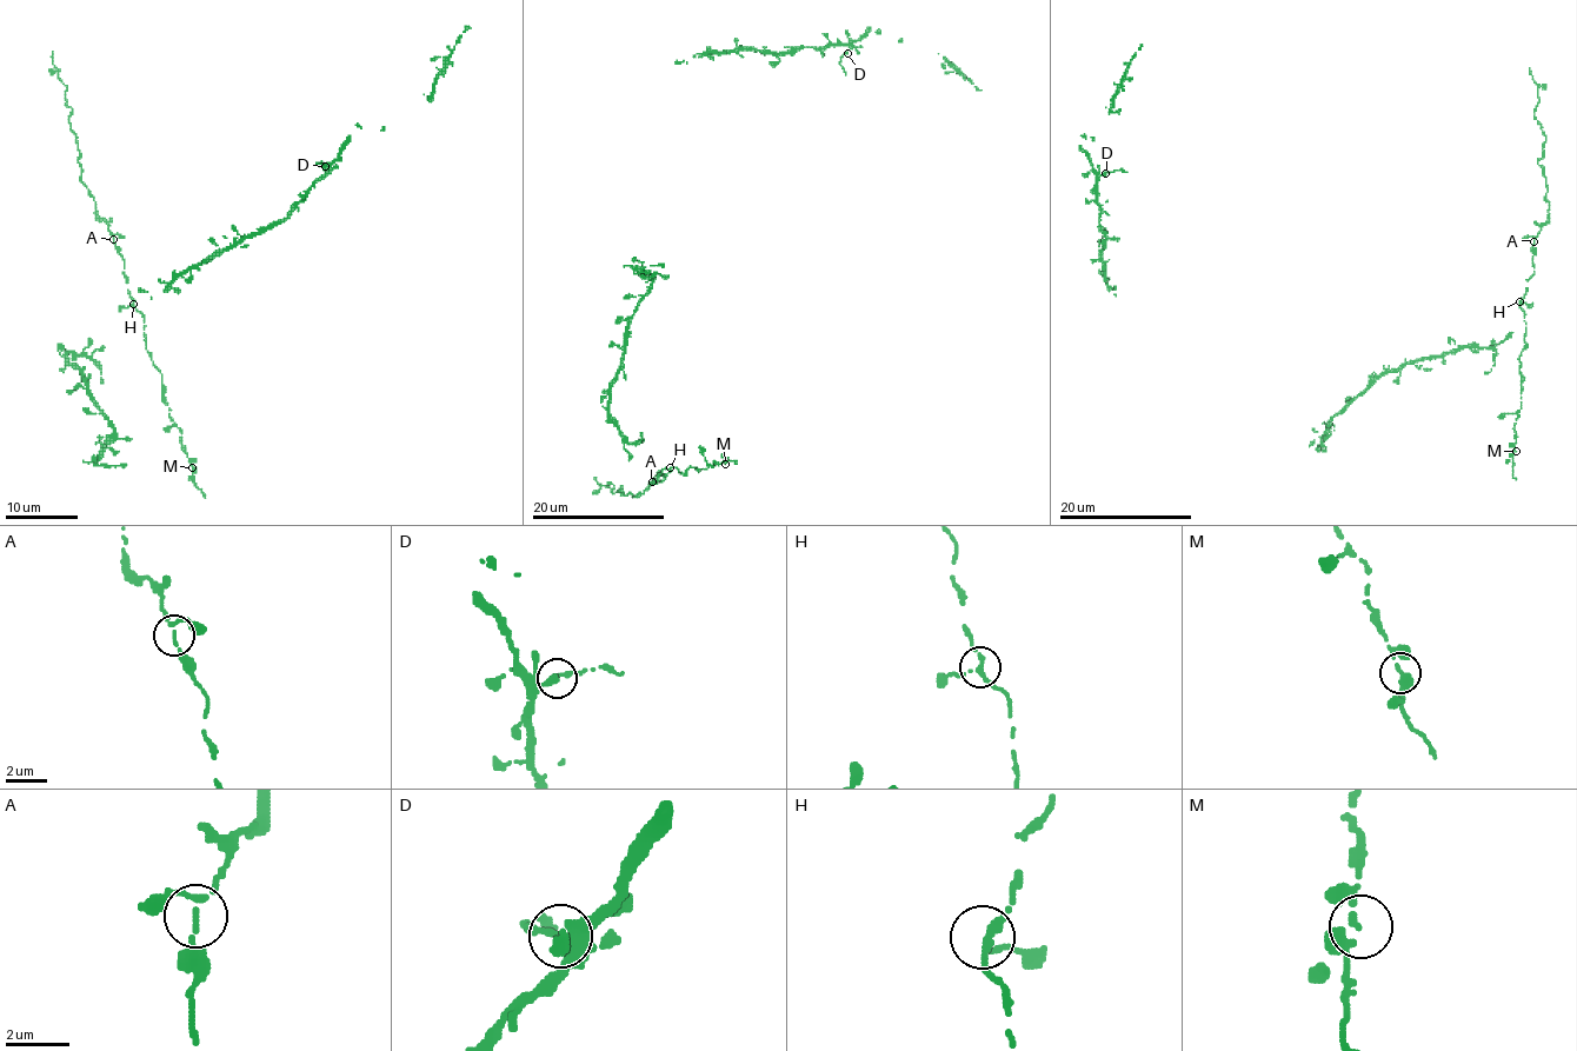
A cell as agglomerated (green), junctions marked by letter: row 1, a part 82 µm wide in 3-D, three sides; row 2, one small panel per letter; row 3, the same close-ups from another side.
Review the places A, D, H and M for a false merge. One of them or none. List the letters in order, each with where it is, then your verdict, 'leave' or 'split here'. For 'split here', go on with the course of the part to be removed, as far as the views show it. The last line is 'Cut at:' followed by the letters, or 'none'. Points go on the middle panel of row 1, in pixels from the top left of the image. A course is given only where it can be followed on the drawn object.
A: at (652, 481); leave
D: at (847, 53); leave
H: at (670, 467); leave
M: at (725, 464); leave
Cut at: none

